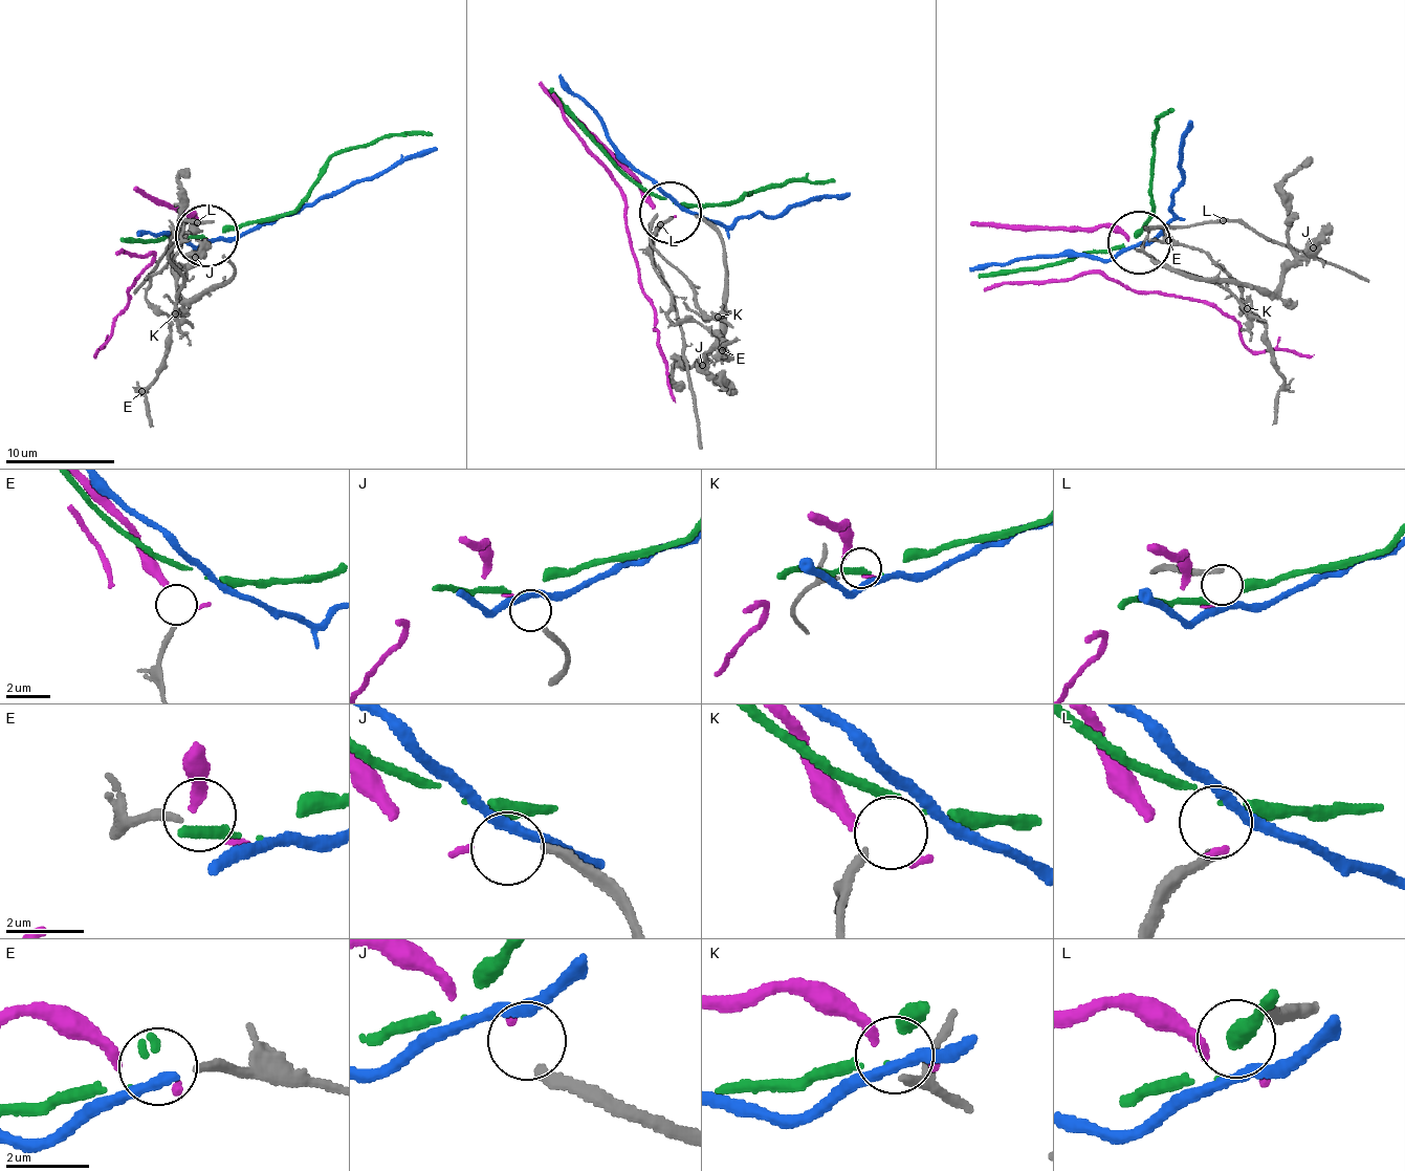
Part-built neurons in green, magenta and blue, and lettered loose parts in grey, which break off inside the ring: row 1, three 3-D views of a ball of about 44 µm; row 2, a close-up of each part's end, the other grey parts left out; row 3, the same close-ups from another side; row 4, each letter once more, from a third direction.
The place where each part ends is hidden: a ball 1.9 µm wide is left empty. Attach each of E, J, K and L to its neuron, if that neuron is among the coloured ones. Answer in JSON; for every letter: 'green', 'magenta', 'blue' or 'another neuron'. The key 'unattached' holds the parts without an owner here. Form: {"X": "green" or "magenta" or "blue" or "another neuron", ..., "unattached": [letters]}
{"E": "another neuron", "J": "magenta", "K": "green", "L": "another neuron", "unattached": ["E", "L"]}

